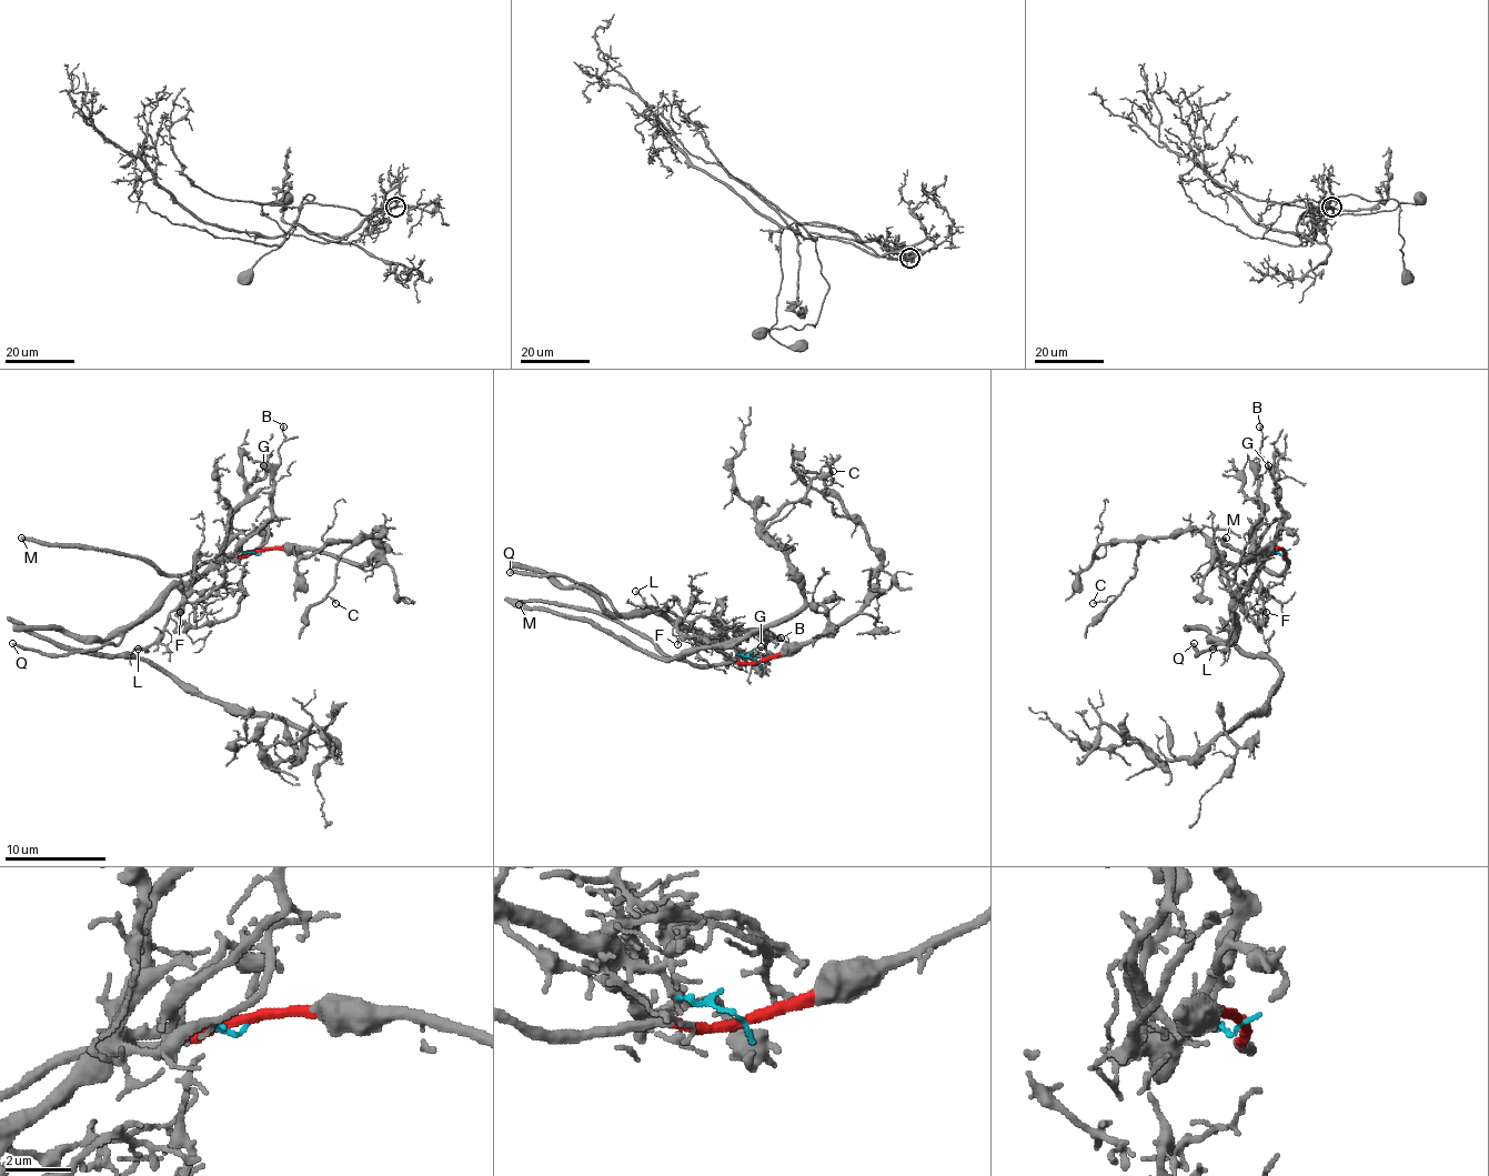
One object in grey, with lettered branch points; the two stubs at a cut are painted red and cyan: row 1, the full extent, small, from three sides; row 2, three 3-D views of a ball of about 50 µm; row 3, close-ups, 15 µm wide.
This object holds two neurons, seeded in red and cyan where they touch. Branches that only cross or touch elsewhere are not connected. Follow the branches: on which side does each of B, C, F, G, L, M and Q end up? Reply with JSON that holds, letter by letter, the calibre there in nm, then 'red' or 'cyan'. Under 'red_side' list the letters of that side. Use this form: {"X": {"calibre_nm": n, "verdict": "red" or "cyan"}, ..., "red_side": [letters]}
{"B": {"calibre_nm": 130, "verdict": "cyan"}, "C": {"calibre_nm": 90, "verdict": "red"}, "F": {"calibre_nm": 100, "verdict": "cyan"}, "G": {"calibre_nm": 90, "verdict": "cyan"}, "L": {"calibre_nm": 110, "verdict": "cyan"}, "M": {"calibre_nm": 320, "verdict": "red"}, "Q": {"calibre_nm": 220, "verdict": "cyan"}, "red_side": ["C", "M"]}

